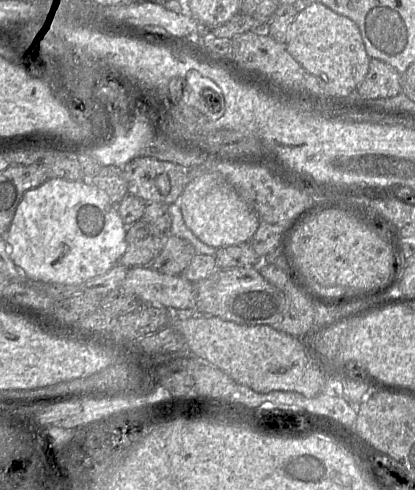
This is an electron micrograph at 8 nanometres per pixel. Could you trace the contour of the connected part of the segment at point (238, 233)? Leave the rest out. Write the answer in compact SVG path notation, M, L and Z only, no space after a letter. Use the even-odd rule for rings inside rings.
M205 172L191 180L179 197L187 227L205 244L222 248L249 242L259 227L257 213L218 172Z

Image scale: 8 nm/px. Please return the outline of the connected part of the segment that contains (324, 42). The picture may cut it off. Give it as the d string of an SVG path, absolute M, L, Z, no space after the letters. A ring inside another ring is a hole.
M320 2L300 7L287 31L288 52L310 74L314 75L325 94L348 97L365 78L369 61L358 26Z

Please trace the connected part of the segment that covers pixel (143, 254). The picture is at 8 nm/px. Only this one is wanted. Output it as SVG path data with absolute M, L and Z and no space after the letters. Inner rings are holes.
M144 220L127 226L127 249L118 264L127 268L149 266L166 244L168 233L160 232Z

